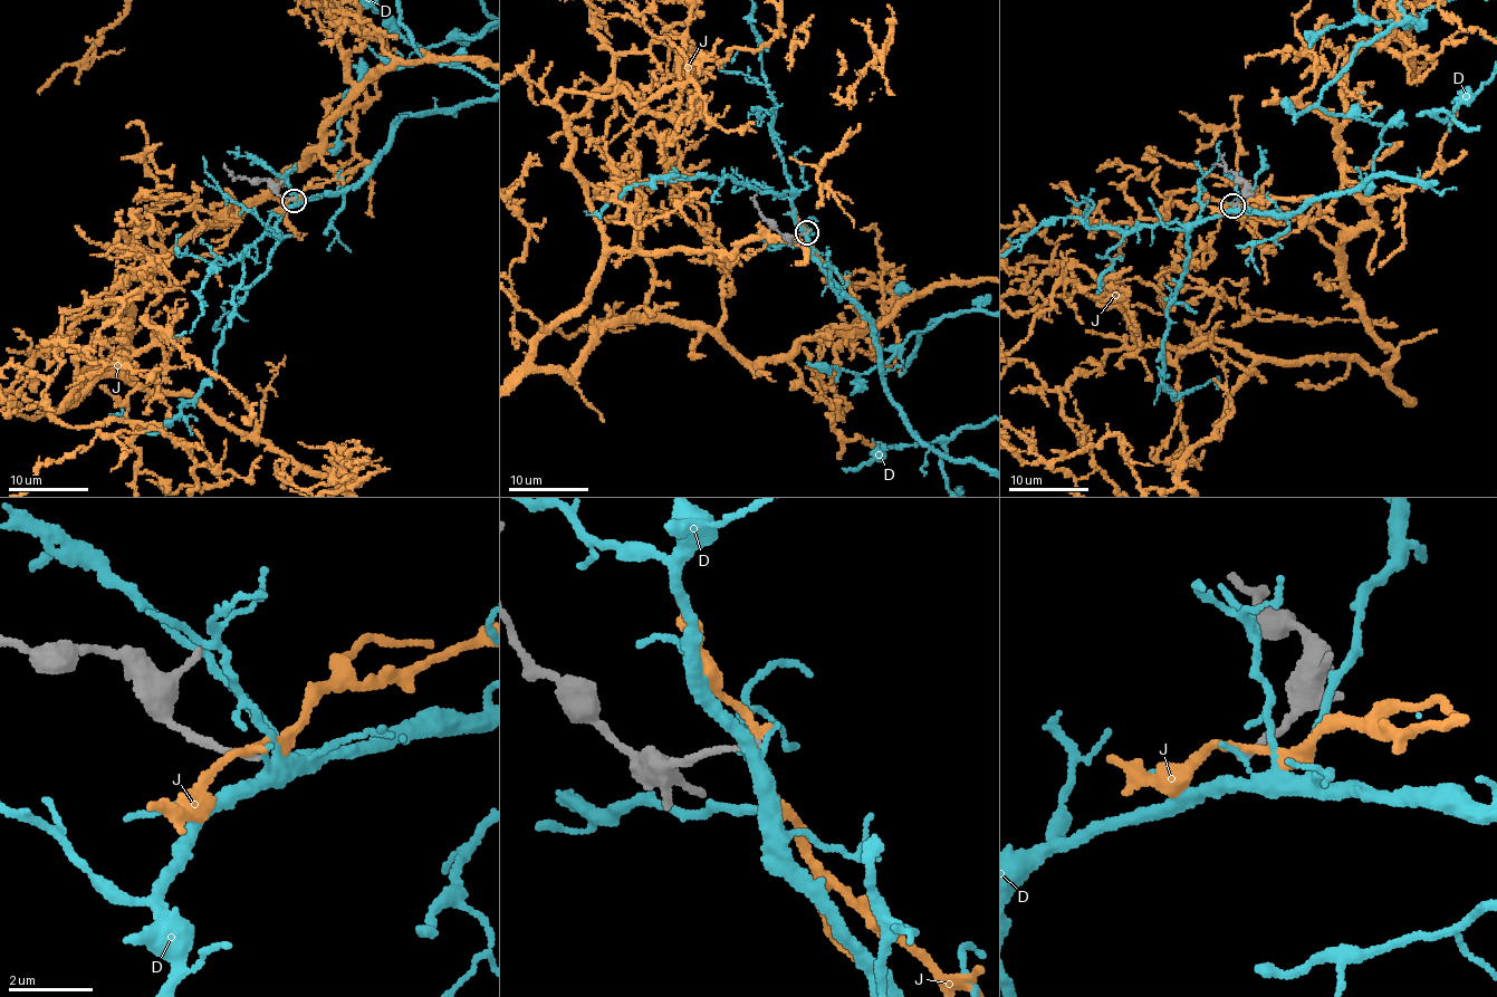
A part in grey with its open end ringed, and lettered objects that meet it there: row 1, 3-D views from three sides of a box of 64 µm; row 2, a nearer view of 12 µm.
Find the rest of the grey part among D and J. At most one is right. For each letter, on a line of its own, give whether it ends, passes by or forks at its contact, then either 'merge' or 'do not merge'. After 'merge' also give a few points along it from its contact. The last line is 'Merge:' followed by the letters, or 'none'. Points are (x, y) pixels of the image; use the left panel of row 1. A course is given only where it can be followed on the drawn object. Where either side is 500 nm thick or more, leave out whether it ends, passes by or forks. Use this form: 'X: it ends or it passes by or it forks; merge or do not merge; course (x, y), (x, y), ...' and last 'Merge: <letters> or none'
D: it passes by; do not merge
J: it passes by; do not merge
Merge: none

